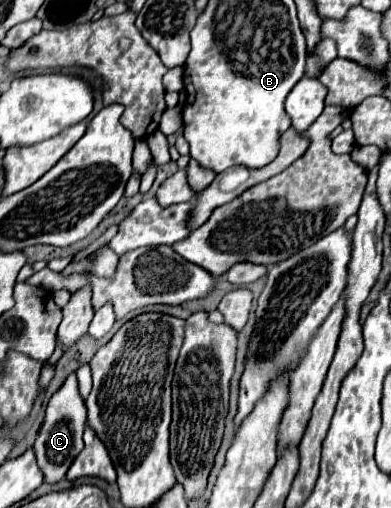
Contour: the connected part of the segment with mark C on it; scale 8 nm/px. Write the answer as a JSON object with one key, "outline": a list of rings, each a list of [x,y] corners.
{"outline":[[[72,373],[64,381],[64,385],[52,395],[52,399],[46,407],[44,423],[38,431],[36,441],[34,441],[34,453],[38,457],[38,467],[42,469],[42,475],[44,475],[46,483],[58,483],[60,479],[66,477],[66,471],[72,465],[74,457],[82,451],[84,425],[86,425],[86,407],[84,407],[80,395],[78,395],[76,375]]]}

